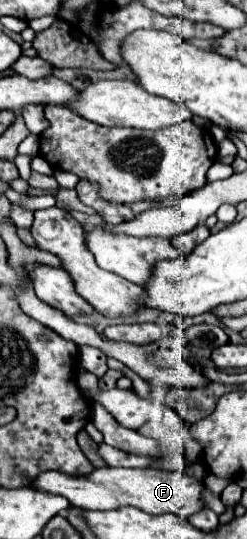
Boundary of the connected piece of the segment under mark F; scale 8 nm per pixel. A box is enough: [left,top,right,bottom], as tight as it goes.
[31,467,203,519]

